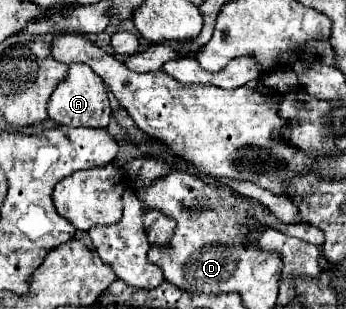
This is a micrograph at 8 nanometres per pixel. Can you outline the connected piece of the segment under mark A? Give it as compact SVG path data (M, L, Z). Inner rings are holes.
M70 63L66 79L58 83L58 87L54 89L54 93L48 101L48 115L60 125L106 127L112 111L110 111L108 95L106 95L104 81L100 79L100 75L96 75L92 71L92 67L88 67L86 63Z

